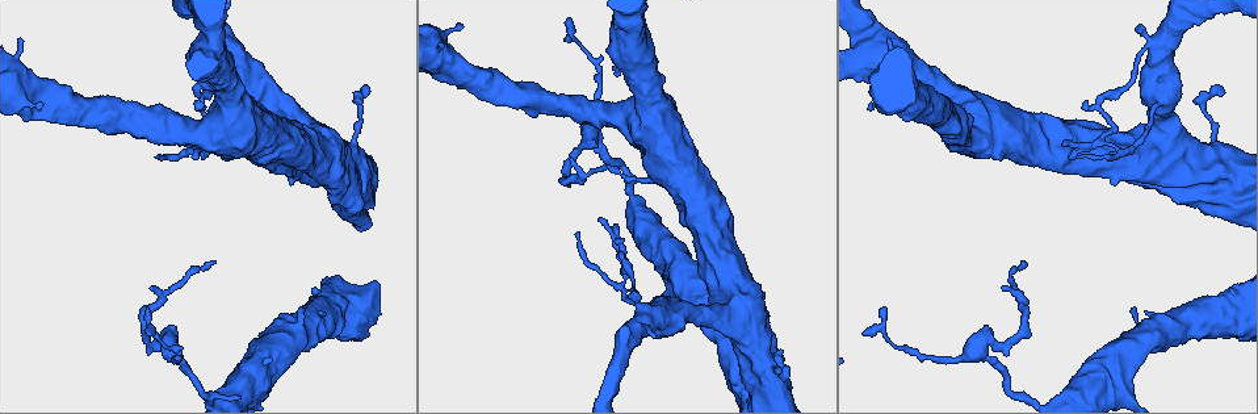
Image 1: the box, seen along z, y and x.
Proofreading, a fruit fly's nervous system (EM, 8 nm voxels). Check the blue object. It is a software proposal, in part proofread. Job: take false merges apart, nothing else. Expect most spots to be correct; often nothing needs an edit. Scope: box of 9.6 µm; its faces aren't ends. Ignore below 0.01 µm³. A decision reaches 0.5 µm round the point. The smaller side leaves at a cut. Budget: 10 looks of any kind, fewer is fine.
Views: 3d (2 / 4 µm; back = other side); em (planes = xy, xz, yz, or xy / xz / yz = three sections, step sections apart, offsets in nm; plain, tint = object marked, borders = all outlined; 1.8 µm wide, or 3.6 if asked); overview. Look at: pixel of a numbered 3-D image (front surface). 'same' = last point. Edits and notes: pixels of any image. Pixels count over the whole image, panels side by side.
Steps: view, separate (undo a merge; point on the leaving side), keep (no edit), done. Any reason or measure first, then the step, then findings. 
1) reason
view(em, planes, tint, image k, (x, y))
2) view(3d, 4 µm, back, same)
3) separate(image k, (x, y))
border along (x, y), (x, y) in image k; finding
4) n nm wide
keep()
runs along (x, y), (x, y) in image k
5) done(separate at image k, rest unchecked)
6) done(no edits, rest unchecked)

closes a loop
view(3d, 4 µm, image 1, (1217, 207))

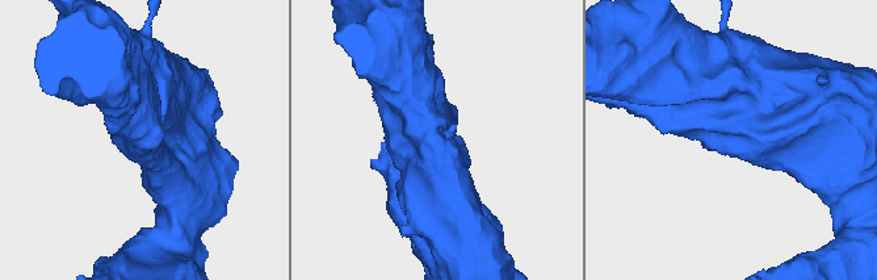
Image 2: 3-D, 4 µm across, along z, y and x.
now the EM
view(em, planes, tint, image 2, (147, 145))

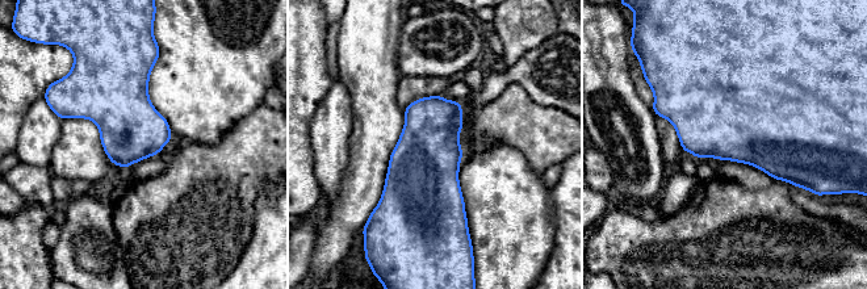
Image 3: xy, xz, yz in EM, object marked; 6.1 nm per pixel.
380 nm wide
keep()
one neuron here

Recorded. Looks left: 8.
view(3d, 2 µm, image 1, (1130, 148))

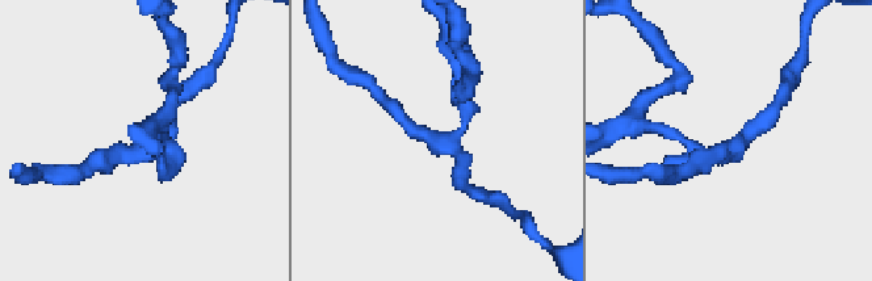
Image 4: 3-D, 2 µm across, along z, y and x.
need the tissue
view(em, planes, tint, image 4, (446, 145))

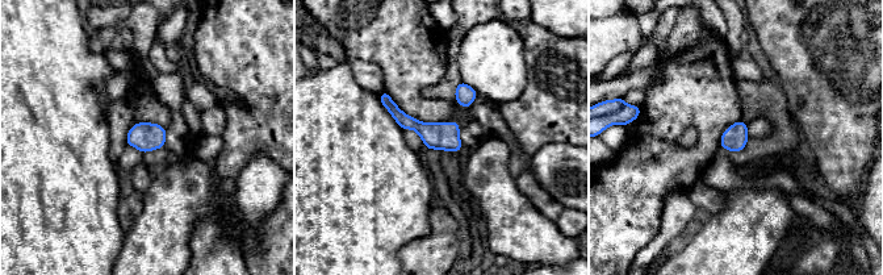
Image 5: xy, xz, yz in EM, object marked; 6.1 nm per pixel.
keep()
runs along (383, 98), (405, 121), (457, 146) in image 5; all the same neuron

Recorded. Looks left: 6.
sharp bend
view(em, planes, tint, image 1, (153, 327))

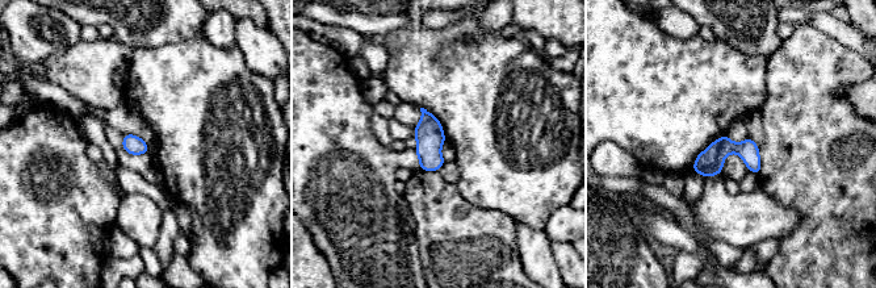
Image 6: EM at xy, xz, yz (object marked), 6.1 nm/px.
keep()
continuous, no second neuron

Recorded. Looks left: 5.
calibre changes
view(3d, 4 µm, image 1, (780, 358))

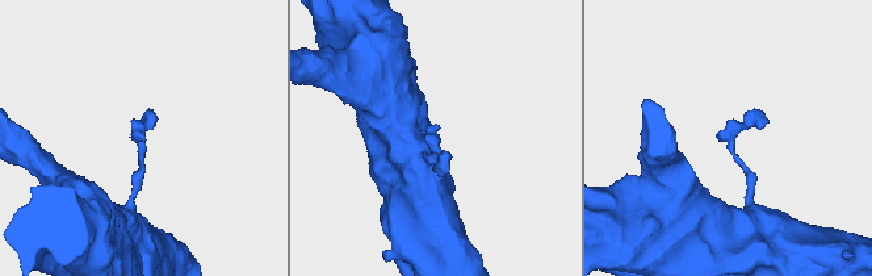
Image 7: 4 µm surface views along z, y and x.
view(em, 3.6 µm, planes, tint, image 7, (143, 156))

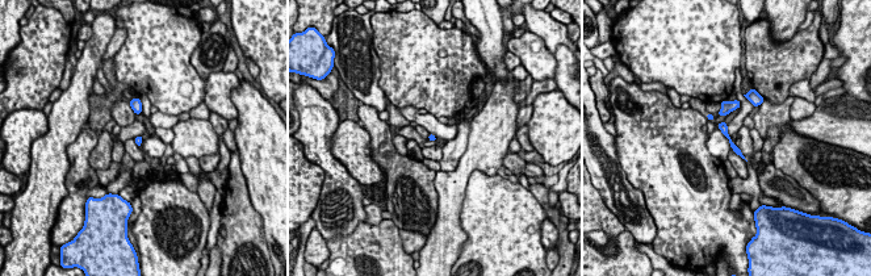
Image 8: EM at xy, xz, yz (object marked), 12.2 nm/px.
keep()
runs along (720, 125), (738, 153) in image 8; all the same neuron

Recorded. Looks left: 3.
done(no edits, rest unchecked)

